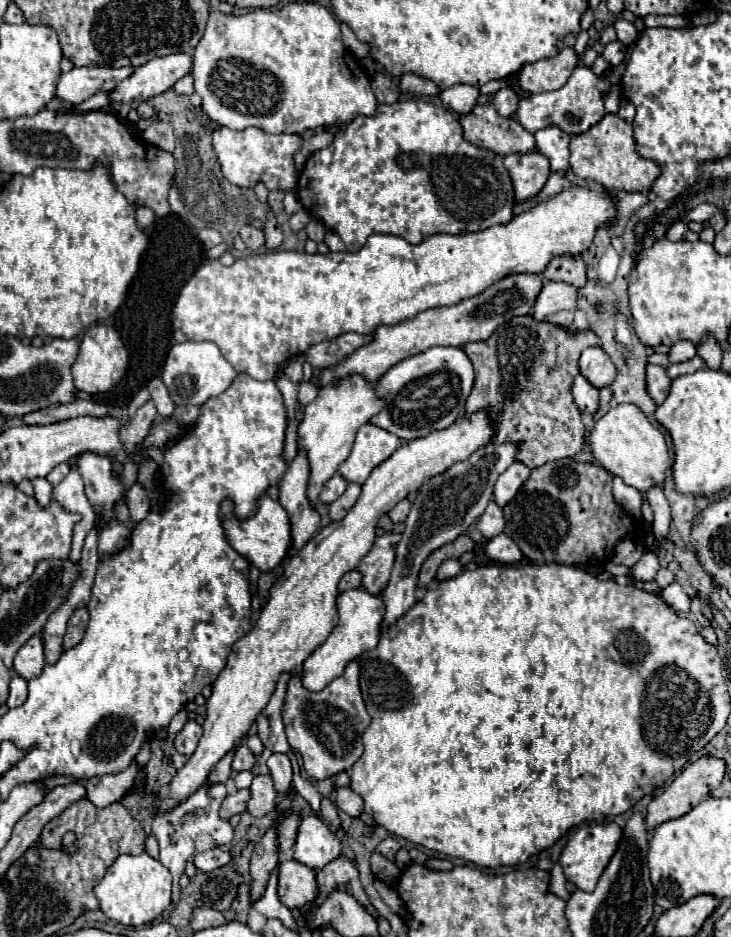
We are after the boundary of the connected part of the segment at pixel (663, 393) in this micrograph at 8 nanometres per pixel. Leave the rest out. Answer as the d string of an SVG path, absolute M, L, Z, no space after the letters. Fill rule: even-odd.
M647 365L647 391L651 395L651 399L661 405L671 389L671 379L667 375L667 371L659 365Z

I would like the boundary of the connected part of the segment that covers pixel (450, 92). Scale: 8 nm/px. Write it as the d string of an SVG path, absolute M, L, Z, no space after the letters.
M453 85L445 91L441 91L441 101L445 105L449 105L453 111L457 111L459 115L469 113L471 107L477 103L478 92L473 91L476 88L472 85Z

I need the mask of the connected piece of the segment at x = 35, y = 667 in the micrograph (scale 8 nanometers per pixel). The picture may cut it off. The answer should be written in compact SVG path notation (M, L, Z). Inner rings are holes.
M33 635L15 655L15 663L13 663L17 675L21 675L23 679L33 679L41 673L41 669L45 667L45 659L43 659L43 641L41 635Z

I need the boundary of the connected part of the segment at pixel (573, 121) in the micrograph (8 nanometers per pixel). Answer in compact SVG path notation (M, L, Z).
M577 65L573 75L561 89L525 97L519 101L519 109L517 109L517 119L529 133L545 129L547 125L555 125L563 129L567 135L579 135L591 129L591 125L597 125L603 117L605 117L603 93L597 89L595 73L585 65Z

